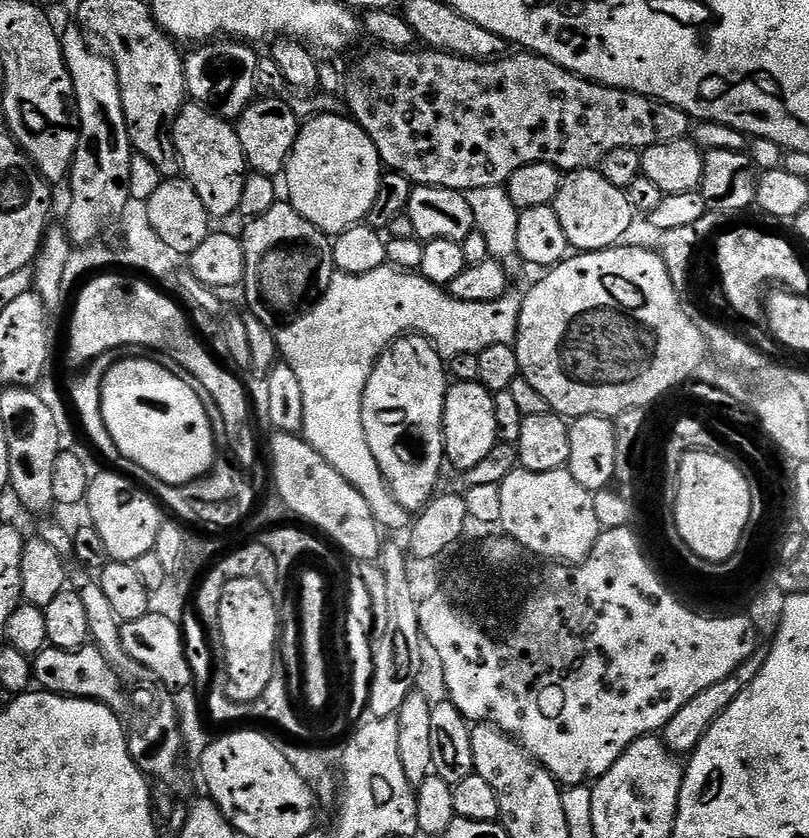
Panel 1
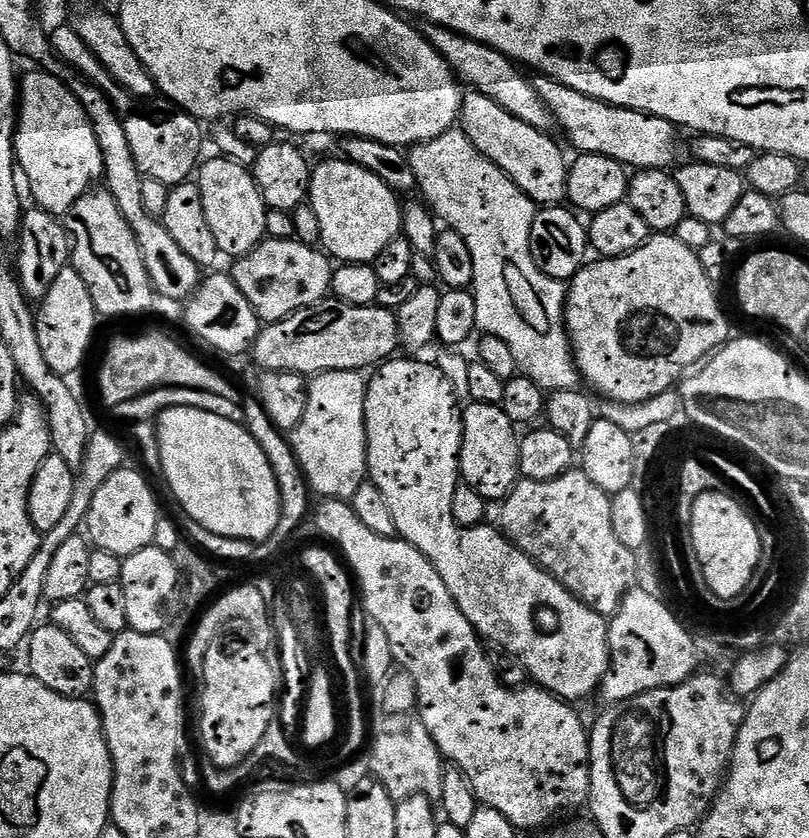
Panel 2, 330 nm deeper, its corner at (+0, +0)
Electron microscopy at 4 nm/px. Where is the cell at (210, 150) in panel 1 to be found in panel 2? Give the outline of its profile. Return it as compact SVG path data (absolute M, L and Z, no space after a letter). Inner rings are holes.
M216 154L213 157L213 160L205 159L198 168L206 222L210 222L210 230L214 230L214 242L218 242L220 253L231 258L248 256L268 236L266 218L270 209L264 203L255 175L249 169L227 156Z

